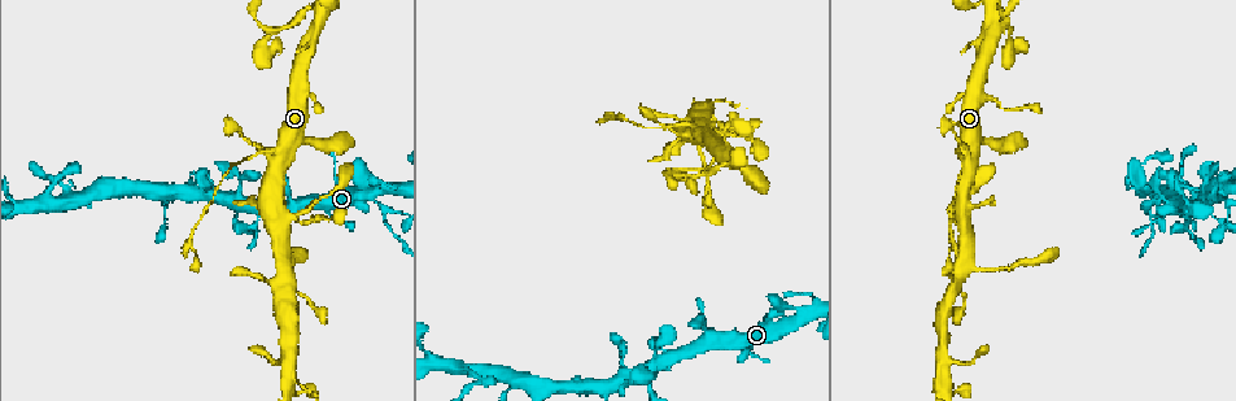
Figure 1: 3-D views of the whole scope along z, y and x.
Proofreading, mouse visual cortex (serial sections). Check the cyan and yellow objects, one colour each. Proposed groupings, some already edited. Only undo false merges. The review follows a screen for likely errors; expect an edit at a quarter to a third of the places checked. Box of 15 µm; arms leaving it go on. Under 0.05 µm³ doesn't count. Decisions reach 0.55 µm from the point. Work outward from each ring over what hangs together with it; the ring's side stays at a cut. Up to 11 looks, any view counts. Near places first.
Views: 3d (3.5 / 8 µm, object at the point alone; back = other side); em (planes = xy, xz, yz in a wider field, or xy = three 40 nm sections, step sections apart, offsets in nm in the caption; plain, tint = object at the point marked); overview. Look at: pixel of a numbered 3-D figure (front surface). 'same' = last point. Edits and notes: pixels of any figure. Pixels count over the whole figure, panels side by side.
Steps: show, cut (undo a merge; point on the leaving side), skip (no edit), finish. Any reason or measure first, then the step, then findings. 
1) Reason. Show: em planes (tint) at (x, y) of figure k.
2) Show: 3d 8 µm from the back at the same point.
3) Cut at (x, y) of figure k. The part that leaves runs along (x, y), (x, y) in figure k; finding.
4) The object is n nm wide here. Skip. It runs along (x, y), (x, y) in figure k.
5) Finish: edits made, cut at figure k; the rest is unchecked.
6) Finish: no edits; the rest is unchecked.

Thin arm on a thick one. Show: 3d 3.5 µm at (719, 135) of figure 1.

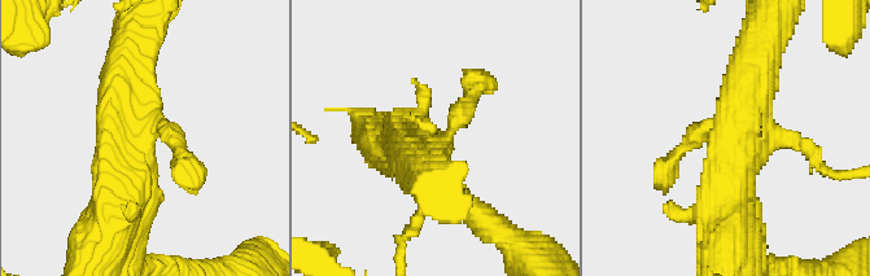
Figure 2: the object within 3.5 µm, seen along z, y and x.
Now the EM. Show: em xy step 5 (tint) at (445, 138) of figure 2.

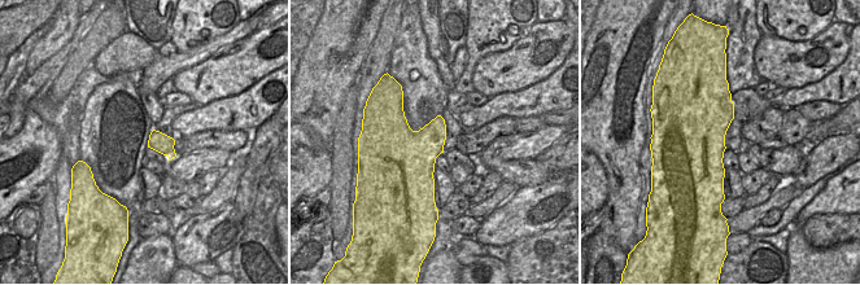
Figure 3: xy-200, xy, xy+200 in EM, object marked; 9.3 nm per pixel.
Another direction. Show: em xy step 3 (tint) at the same point.

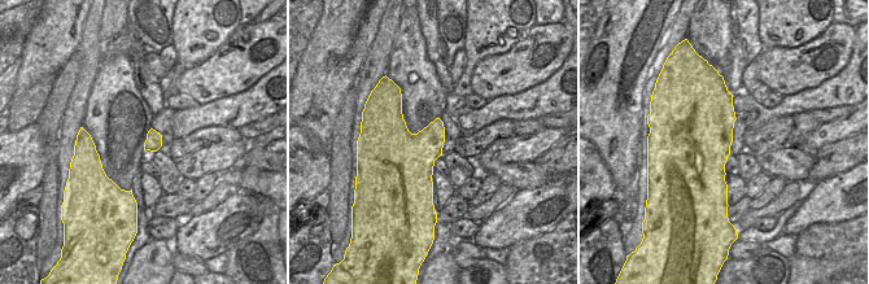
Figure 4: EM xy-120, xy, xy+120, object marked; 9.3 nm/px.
Skip. It runs along (410, 139), (433, 149), (481, 83) in figure 2; continuous, no second cell.

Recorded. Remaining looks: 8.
Arms part here. Show: 3d 3.5 µm at (1006, 26) of figure 1.

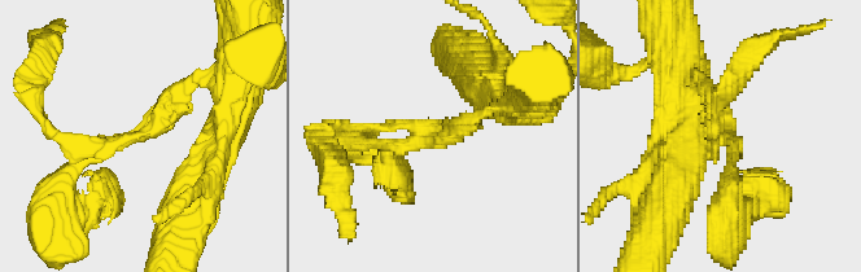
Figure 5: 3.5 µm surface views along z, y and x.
3 arms meet here; the arms are 150, 150, 250 nm wide. Show: em xy step 1 (tint) at (128, 135) of figure 5.

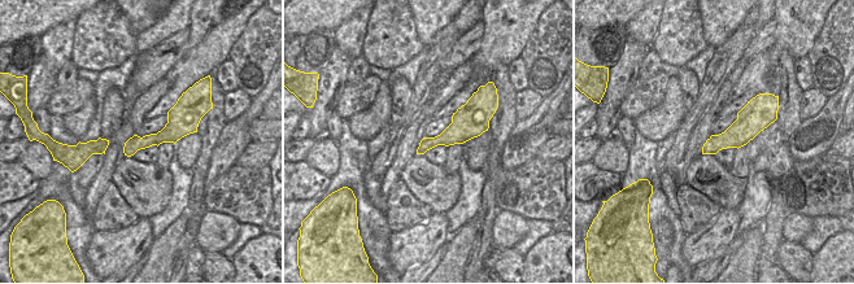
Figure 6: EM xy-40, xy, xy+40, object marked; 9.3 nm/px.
Show: em xy step 5 (tint) at the same point.

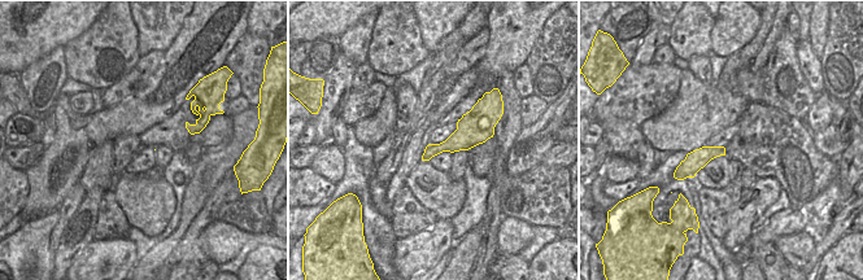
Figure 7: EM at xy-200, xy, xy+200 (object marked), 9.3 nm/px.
The object is 190 nm wide here. Skip. It runs along (189, 82), (65, 185) in figure 5; all the same cell.

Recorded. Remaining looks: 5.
Thin neck. Show: 3d 8 µm at (250, 140) of figure 1.

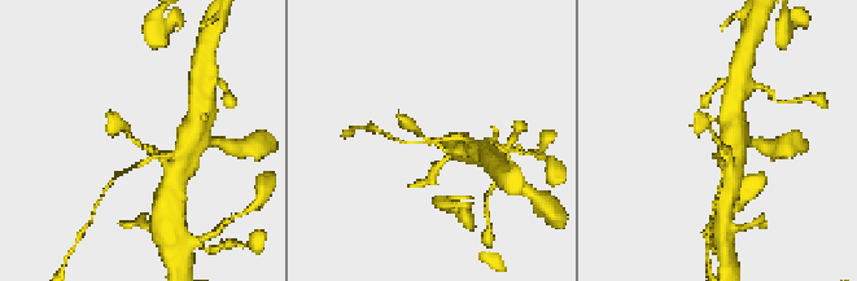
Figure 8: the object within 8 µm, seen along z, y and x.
Show: 3d 3.5 µm at (434, 141) of figure 8.

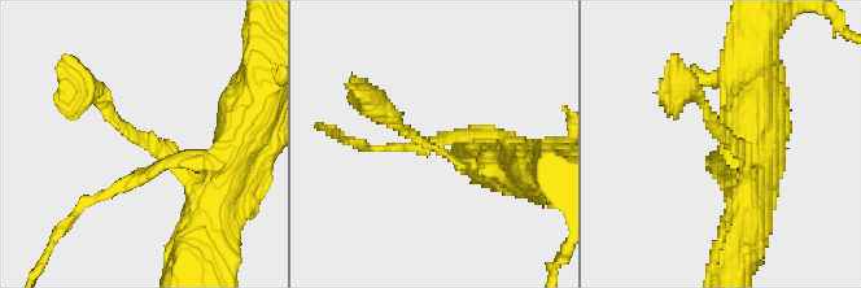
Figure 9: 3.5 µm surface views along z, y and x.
The arms are 150, 200 nm wide. Show: em planes (tint) at (723, 139) of figure 9.

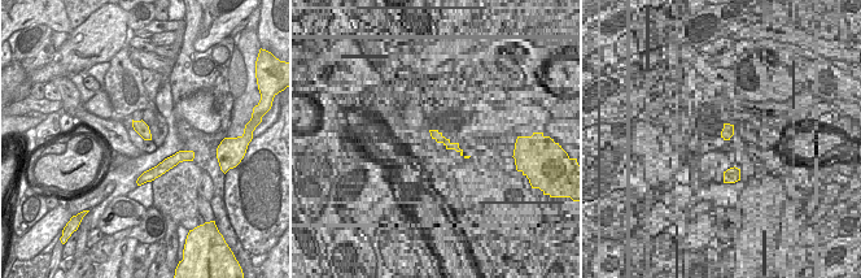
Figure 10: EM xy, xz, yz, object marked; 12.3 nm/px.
Cut at (114, 188) of figure 9. A border runs along (162, 161), (173, 166) in figure 10; a second cell is stuck on.

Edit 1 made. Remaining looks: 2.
Finish: edits made, cut at figure 9; the rest is unchecked.

